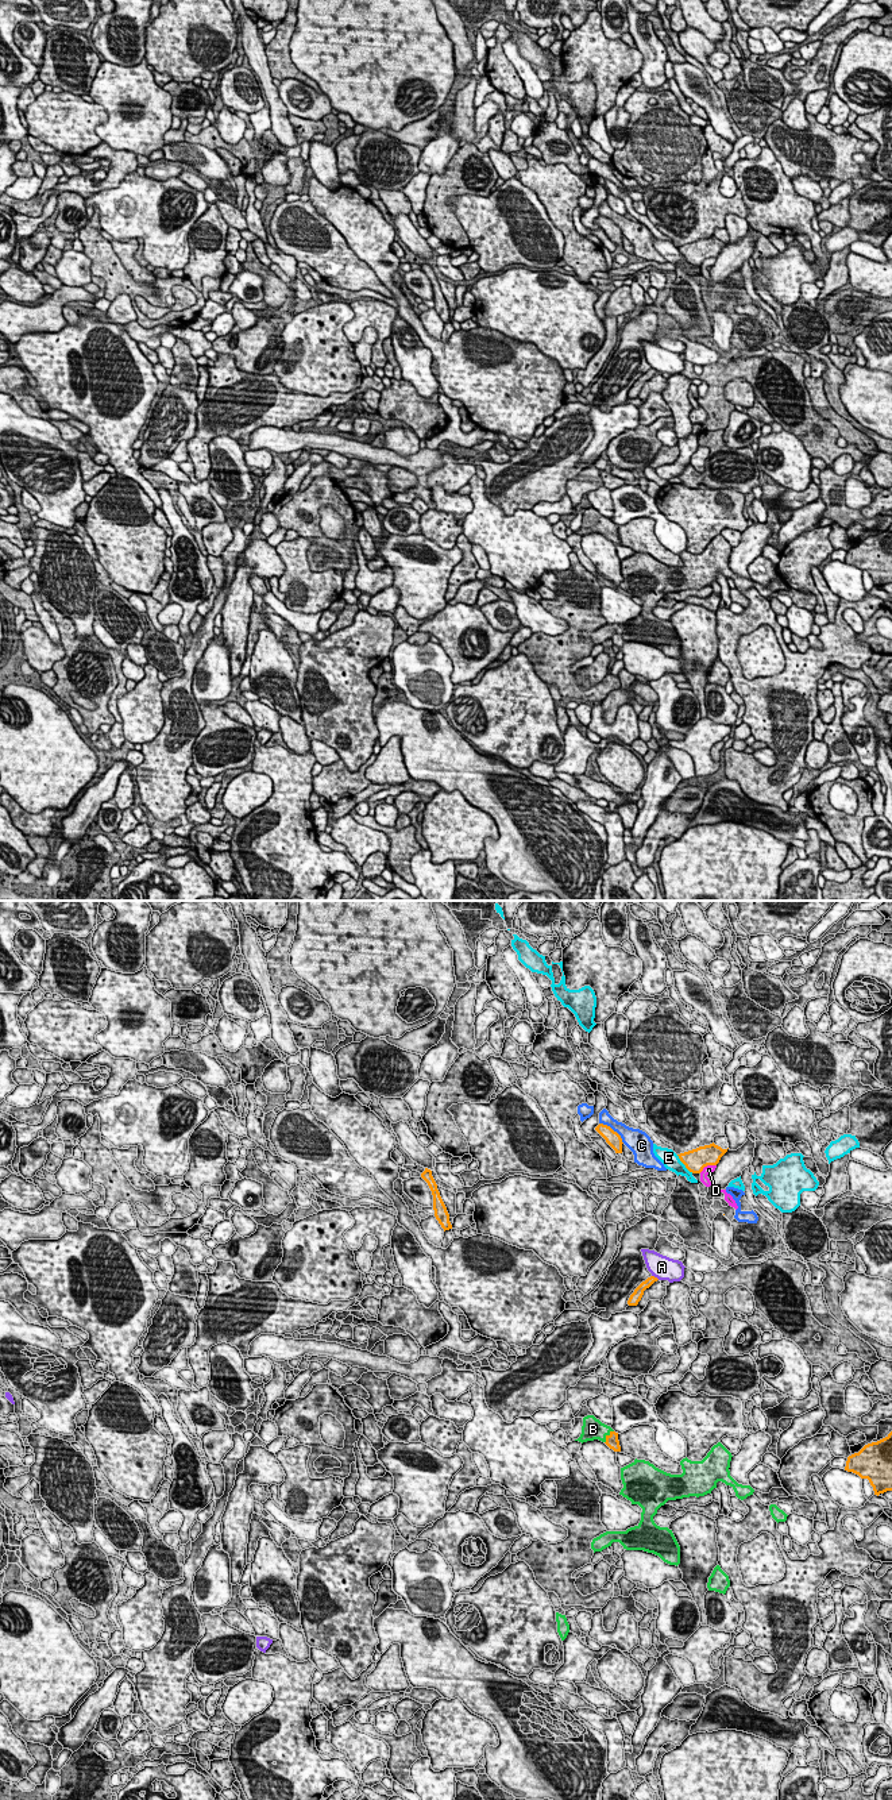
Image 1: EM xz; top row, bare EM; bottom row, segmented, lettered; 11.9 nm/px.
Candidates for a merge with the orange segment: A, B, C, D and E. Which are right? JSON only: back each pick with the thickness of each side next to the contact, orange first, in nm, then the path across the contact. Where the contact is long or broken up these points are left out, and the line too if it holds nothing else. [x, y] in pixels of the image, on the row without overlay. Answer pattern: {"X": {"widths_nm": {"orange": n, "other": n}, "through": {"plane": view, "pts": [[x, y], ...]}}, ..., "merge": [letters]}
{"B": {"widths_nm": {"orange": 160, "other": 260}}, "merge": ["B"]}

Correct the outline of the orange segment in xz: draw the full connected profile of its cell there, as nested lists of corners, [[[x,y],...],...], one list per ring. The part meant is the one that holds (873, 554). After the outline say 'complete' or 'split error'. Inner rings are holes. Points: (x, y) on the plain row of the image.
[[[892,524],[847,550],[845,563],[868,571],[874,587],[892,583]]]; complete

